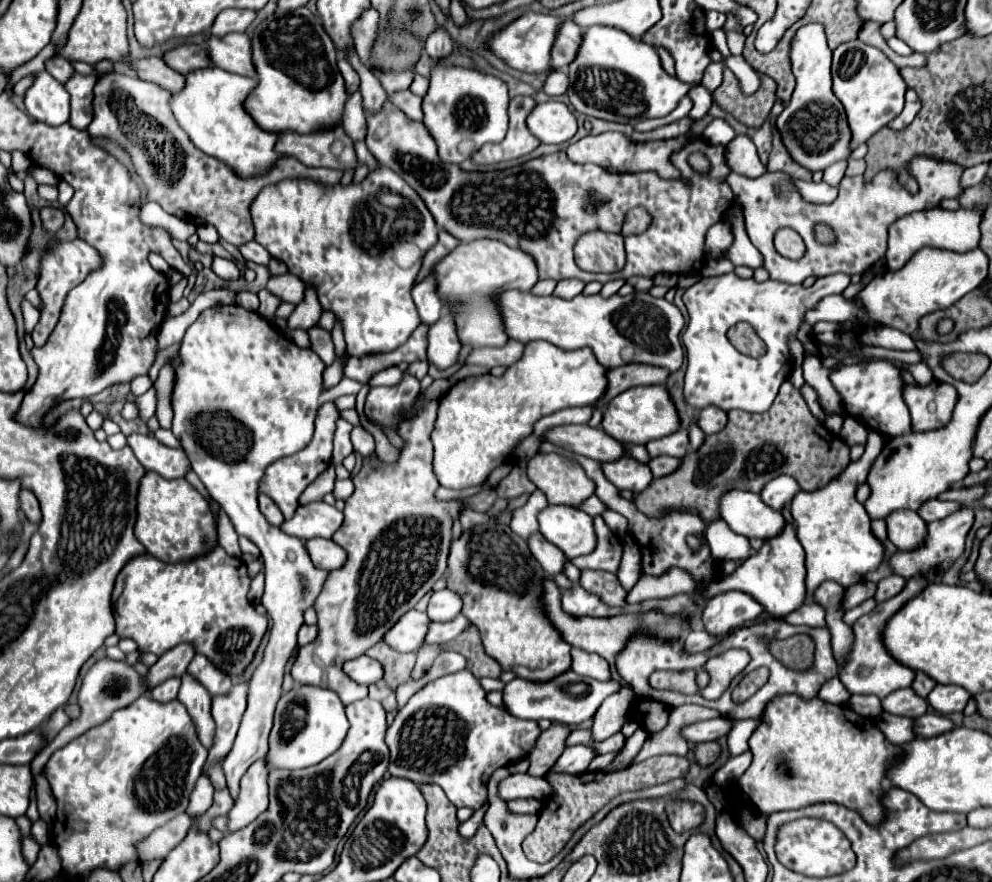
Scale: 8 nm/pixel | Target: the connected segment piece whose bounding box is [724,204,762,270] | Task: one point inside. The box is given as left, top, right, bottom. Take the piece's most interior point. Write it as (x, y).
(741, 253)

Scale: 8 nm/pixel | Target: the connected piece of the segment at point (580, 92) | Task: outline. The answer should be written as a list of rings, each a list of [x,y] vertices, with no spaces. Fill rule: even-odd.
[[[612,26],[586,28],[576,58],[566,72],[570,78],[568,96],[578,112],[632,126],[646,118],[670,114],[692,88],[692,84],[680,82],[662,68],[654,46],[632,40],[632,36]]]

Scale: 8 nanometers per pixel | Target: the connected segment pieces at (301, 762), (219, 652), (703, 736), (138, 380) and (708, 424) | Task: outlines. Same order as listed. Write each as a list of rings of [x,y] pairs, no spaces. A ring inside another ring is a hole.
[[[296,684],[276,706],[274,726],[268,738],[270,748],[264,756],[266,766],[280,770],[302,770],[314,766],[340,748],[346,732],[348,720],[336,692],[324,688],[300,688],[300,684]]]
[[[220,546],[216,552],[212,552],[212,556],[204,556],[204,560],[192,560],[192,564],[164,564],[148,554],[132,558],[132,562],[122,568],[114,588],[112,602],[116,634],[120,638],[132,638],[142,654],[152,652],[156,656],[166,654],[178,644],[190,644],[196,654],[206,656],[216,668],[236,682],[252,664],[254,654],[268,630],[266,616],[260,616],[254,610],[254,604],[248,600],[250,582],[252,578],[246,564],[240,558],[228,556]]]
[[[714,718],[714,720],[702,720],[696,724],[688,724],[680,728],[680,736],[686,742],[710,742],[720,736],[726,736],[730,728],[730,718]]]
[[[136,376],[136,378],[132,378],[132,382],[130,382],[130,388],[132,388],[134,396],[142,396],[150,386],[152,386],[152,382],[150,382],[148,376]]]
[[[706,406],[698,412],[696,416],[696,424],[698,428],[708,436],[708,434],[716,434],[726,426],[726,412],[720,410],[718,406]]]

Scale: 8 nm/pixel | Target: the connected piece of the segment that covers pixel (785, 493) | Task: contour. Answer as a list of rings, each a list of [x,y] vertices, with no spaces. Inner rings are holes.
[[[778,476],[764,486],[760,496],[764,498],[766,504],[774,506],[776,510],[784,510],[798,492],[800,492],[800,486],[792,476]]]

